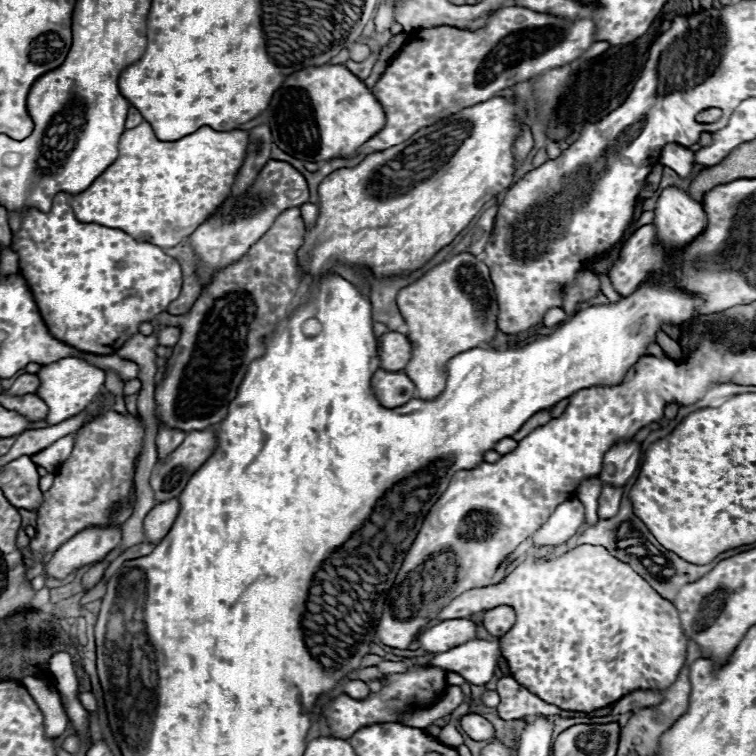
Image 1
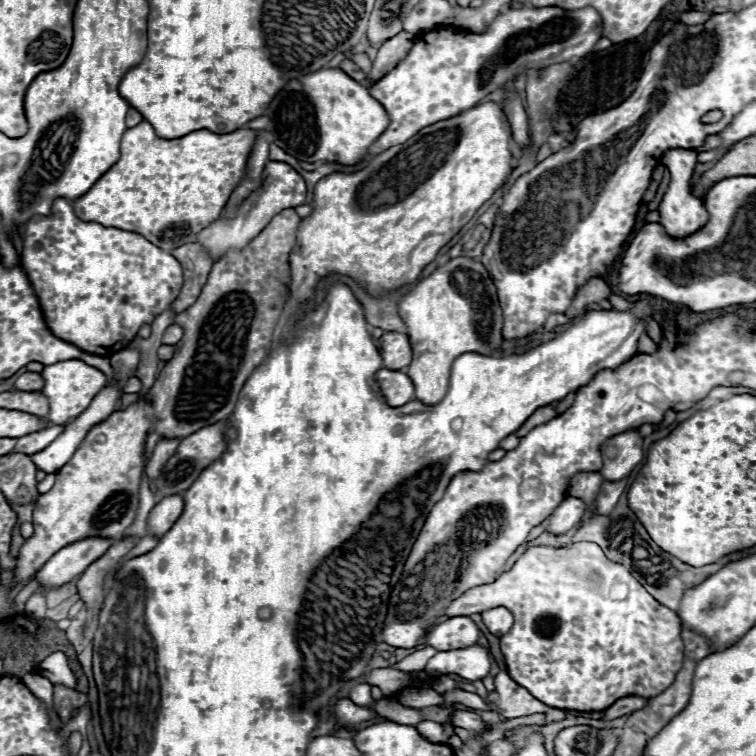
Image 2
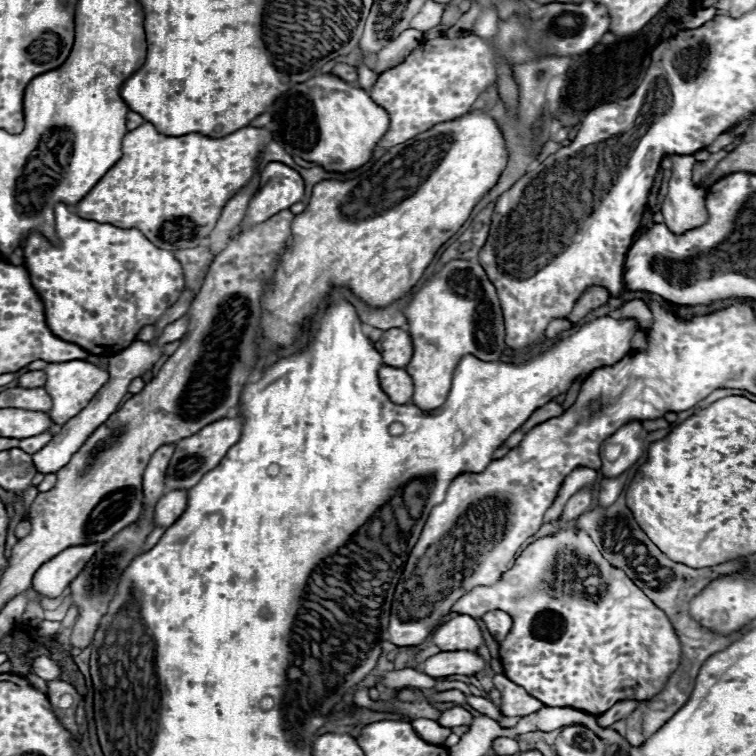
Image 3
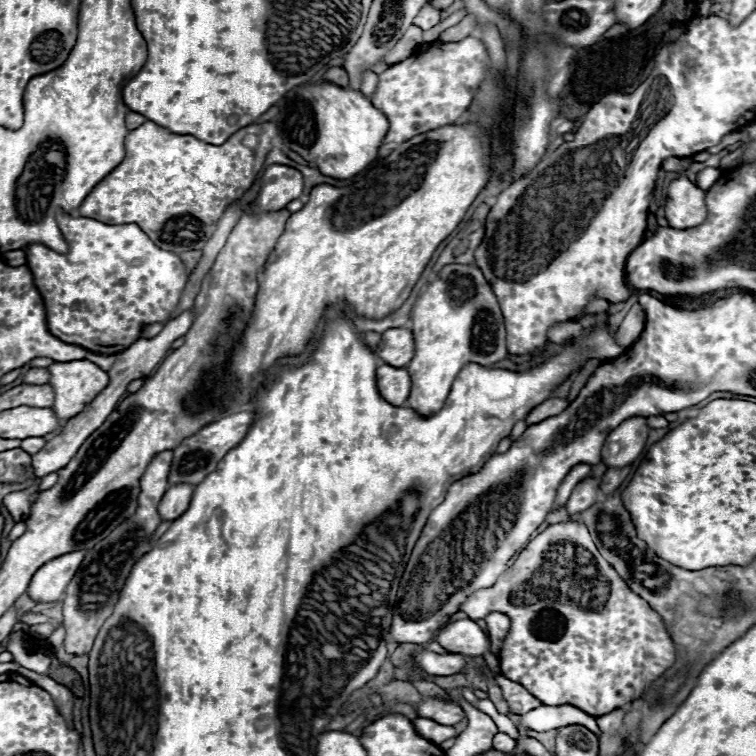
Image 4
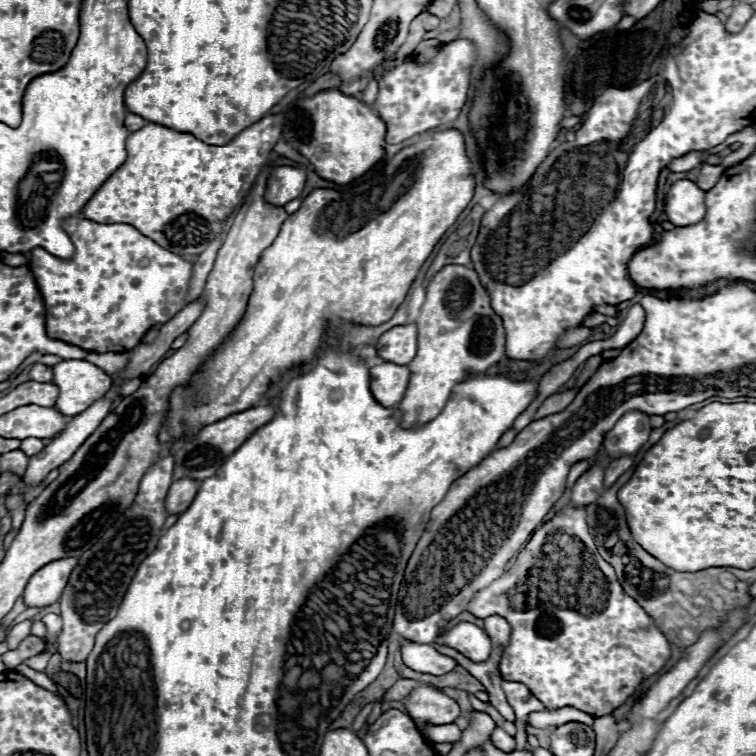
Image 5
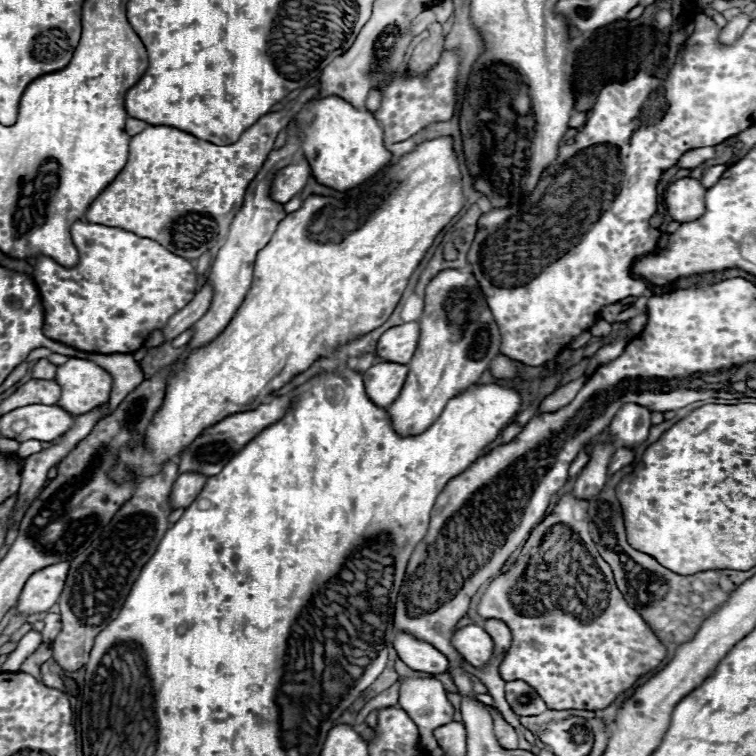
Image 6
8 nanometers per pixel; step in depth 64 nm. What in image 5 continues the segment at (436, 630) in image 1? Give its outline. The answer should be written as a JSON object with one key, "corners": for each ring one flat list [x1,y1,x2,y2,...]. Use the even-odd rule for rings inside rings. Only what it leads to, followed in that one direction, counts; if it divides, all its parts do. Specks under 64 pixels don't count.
{"corners":[[470,622,456,624,448,632,444,632,442,640,446,646,462,652,472,662,486,662,492,650,488,634,480,626]]}

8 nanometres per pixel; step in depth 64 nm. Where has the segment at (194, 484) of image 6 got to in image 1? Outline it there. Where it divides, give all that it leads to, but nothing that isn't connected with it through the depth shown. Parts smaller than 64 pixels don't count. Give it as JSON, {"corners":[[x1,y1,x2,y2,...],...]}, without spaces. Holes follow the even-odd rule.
{"corners":[[172,498,172,500,166,500,166,502,160,502,156,504,146,520,144,520,144,534,146,534,146,540,152,542,152,544,158,544,168,532,170,532,170,526,174,524,176,516,180,512,180,502,178,498]]}

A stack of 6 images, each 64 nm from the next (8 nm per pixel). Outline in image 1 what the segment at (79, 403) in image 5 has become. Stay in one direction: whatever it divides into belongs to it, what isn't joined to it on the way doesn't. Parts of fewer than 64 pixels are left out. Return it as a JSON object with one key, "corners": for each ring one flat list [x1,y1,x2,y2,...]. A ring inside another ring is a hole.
{"corners":[[62,358,54,364,42,366,38,372,40,378,40,388,38,388,38,396,48,404,50,412,46,416,48,424,60,424,76,414,80,414,82,410,86,410,86,406,102,392,104,386,104,372,98,370,96,366,90,366,88,362,80,360,80,358]]}

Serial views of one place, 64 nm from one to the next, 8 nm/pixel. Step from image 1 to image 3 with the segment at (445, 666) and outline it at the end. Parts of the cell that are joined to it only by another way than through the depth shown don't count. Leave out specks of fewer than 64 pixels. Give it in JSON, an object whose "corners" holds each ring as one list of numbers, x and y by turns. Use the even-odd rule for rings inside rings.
{"corners":[[464,650,440,652,426,658,422,670,432,678,444,678,452,674,474,676,476,672,484,670,484,660,476,652,464,652]]}

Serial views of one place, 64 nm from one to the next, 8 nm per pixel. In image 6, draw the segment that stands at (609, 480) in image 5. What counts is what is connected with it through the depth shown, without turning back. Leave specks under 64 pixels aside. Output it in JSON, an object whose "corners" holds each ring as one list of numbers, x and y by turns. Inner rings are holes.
{"corners":[[618,448,616,452,614,452,614,456,612,456,612,462,610,462,610,468,608,468,608,474,612,476,614,472,618,472,620,468,624,468,626,464,630,464,632,460,634,460,634,448]]}

